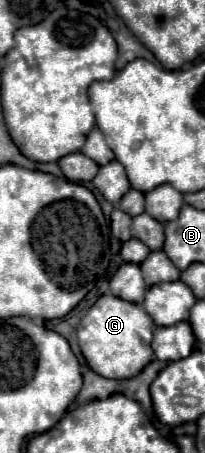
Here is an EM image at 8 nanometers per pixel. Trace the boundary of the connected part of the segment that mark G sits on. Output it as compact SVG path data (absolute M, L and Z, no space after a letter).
M101 296L77 326L77 340L81 354L93 372L103 378L121 380L137 376L153 360L153 328L155 324L149 320L149 314L141 304L133 304L115 296Z

